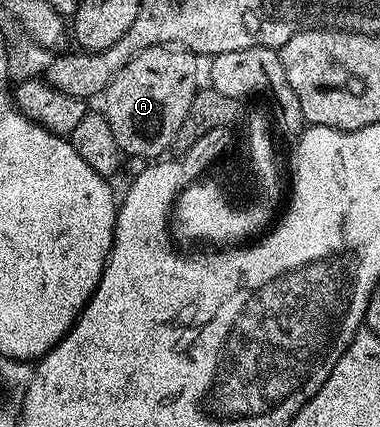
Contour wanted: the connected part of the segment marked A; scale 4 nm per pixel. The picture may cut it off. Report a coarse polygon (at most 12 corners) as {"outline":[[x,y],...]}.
{"outline":[[152,46],[111,80],[122,155],[157,160],[199,89],[198,55]]}

